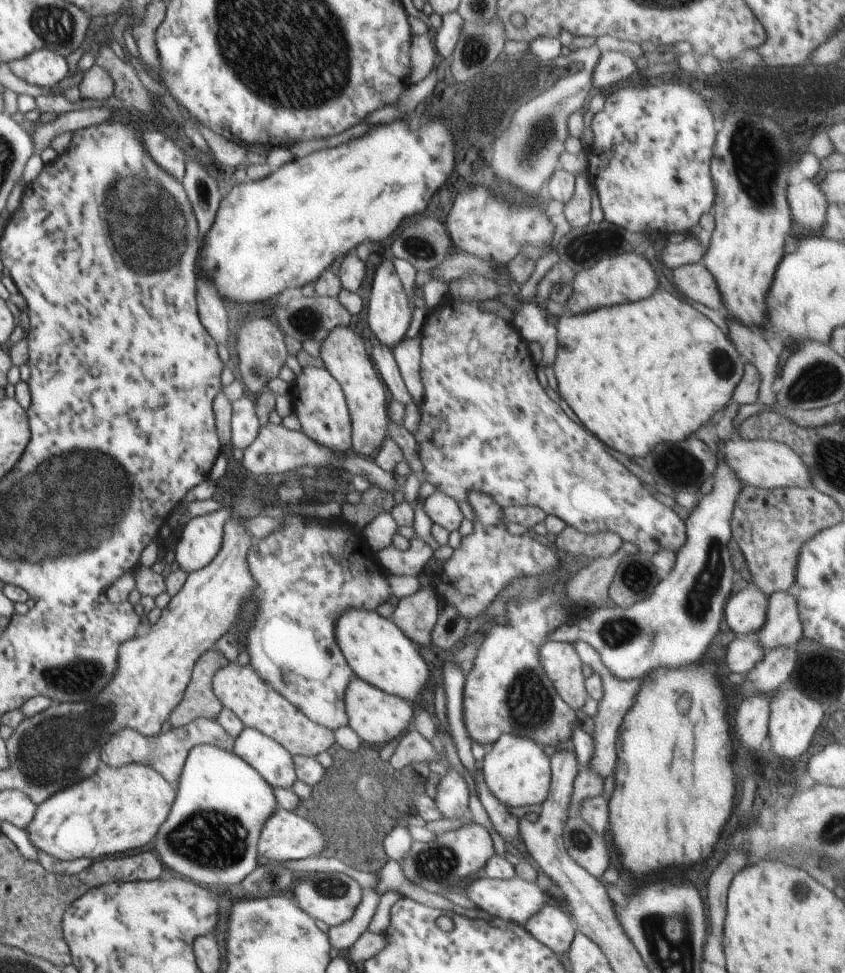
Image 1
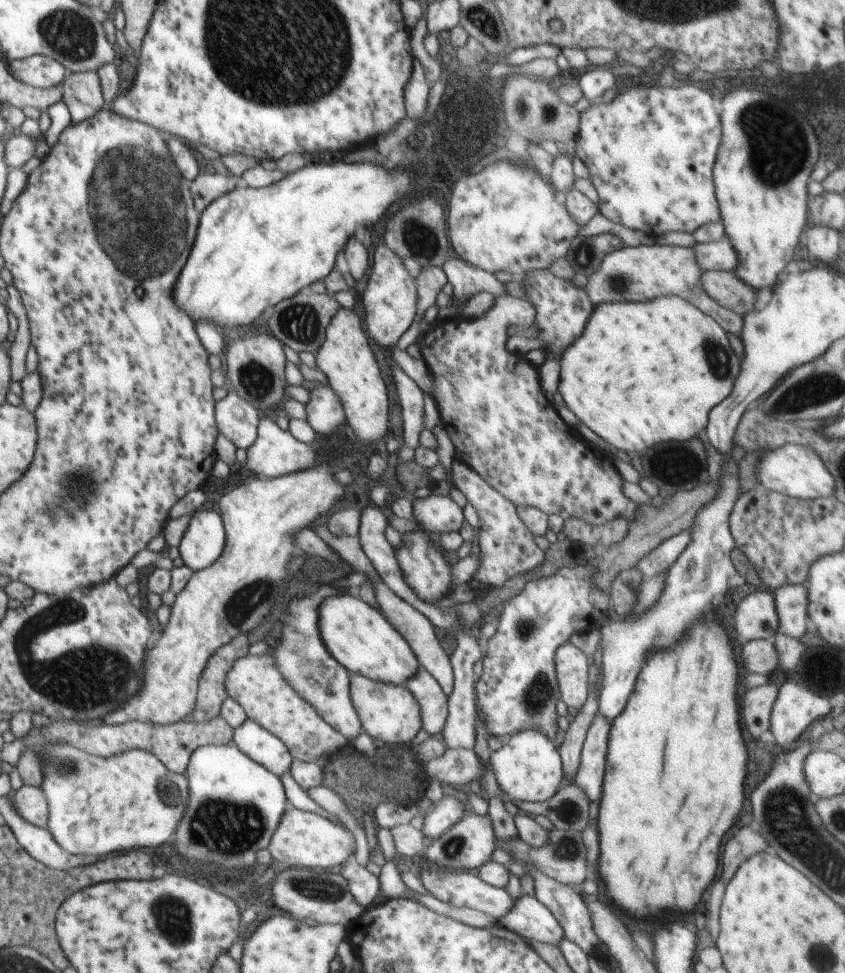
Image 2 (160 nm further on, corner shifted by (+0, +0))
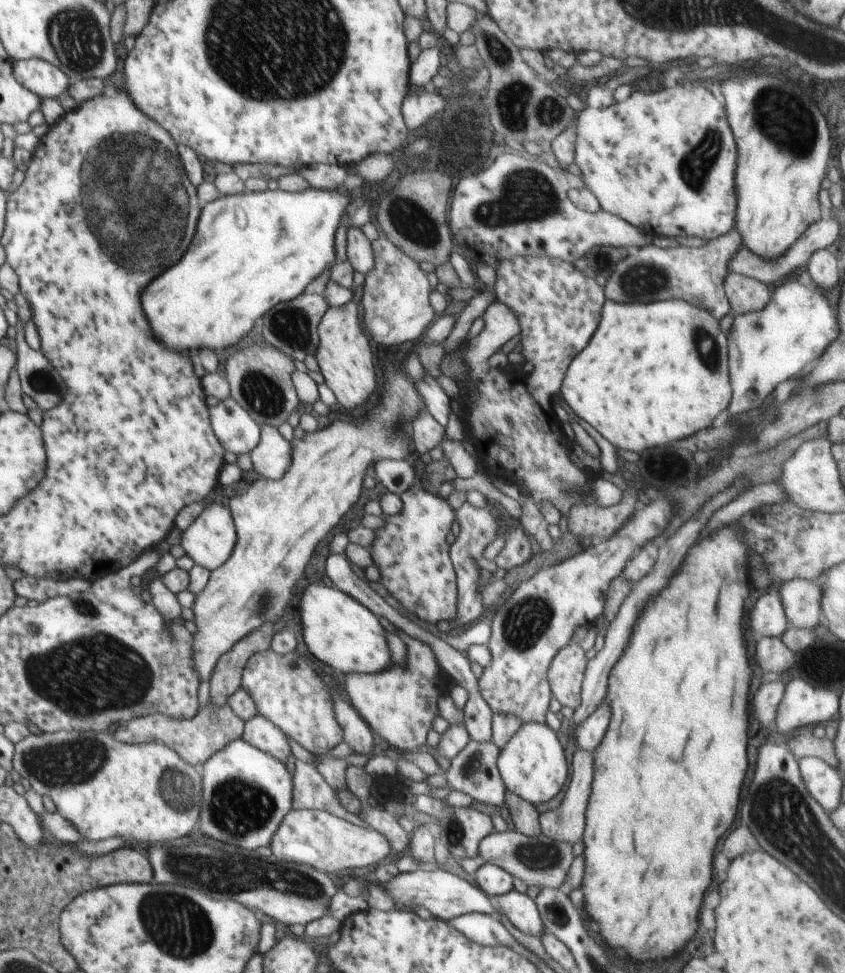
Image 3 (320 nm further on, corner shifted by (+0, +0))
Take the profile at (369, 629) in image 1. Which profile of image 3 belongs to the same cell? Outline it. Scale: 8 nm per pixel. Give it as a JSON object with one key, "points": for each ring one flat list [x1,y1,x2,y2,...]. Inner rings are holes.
{"points":[[320,582,307,585,300,600,300,616,308,650,341,676,348,673,375,673,392,664,380,619,338,587]]}

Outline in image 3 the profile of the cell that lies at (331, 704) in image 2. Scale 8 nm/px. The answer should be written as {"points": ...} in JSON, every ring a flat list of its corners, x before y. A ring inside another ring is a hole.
{"points":[[331,689,331,693,333,694,335,717,343,730,344,742,346,742,356,754,377,753,377,749,373,745,374,739,372,739,374,738,374,734,372,734,372,729,369,727,369,724,358,714,358,711,351,704,344,702,344,700,332,690,334,689]]}

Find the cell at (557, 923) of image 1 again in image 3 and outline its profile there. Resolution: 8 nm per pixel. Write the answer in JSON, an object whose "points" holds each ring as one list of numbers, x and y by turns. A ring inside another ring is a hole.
{"points":[[512,890,494,899,497,914,504,914,514,928,524,934,542,936,544,932,543,920,540,918,535,900,526,894]]}

